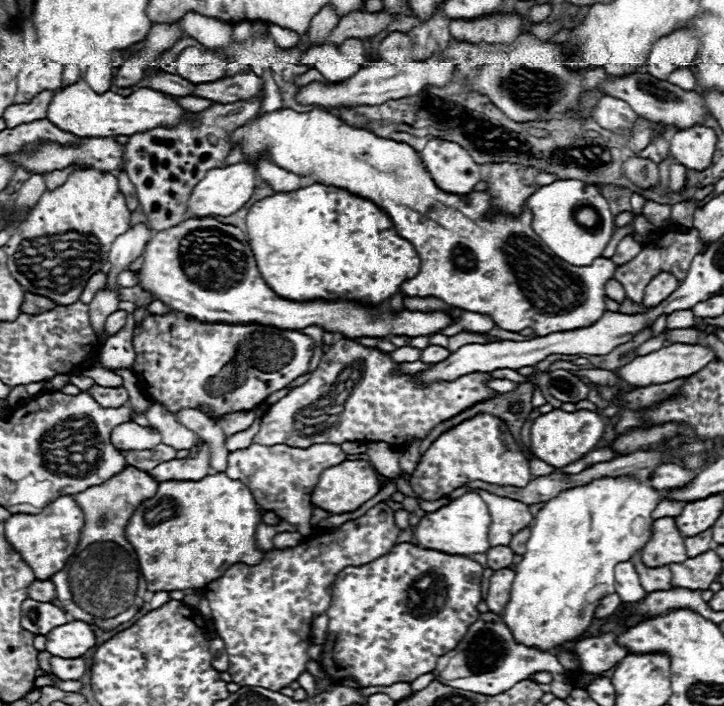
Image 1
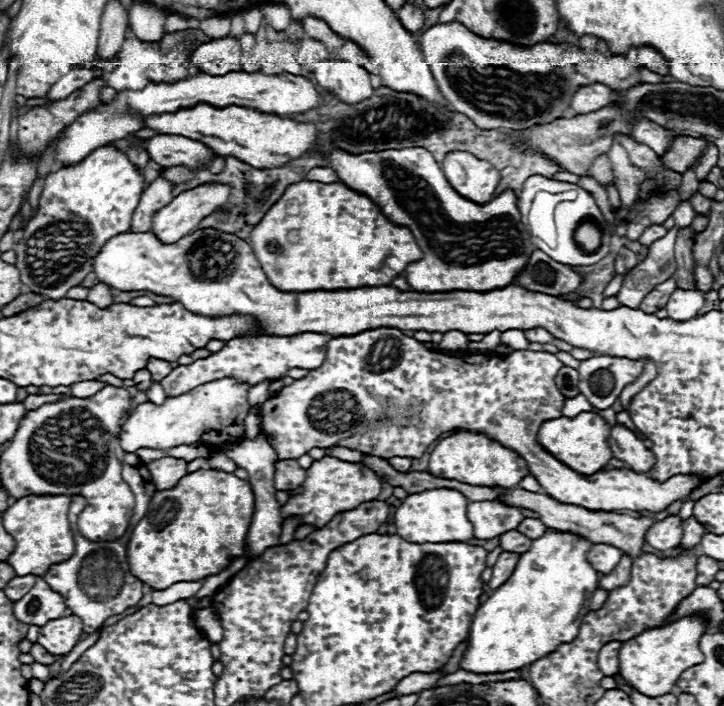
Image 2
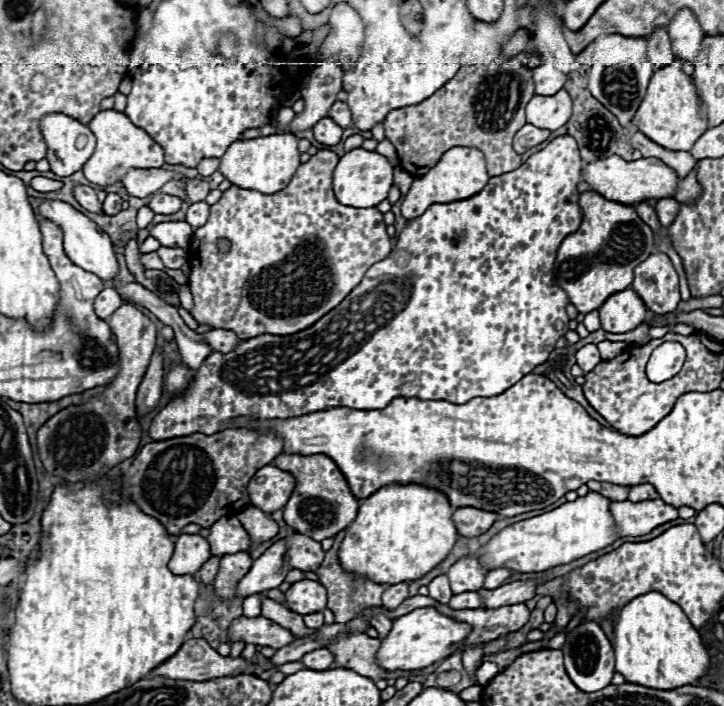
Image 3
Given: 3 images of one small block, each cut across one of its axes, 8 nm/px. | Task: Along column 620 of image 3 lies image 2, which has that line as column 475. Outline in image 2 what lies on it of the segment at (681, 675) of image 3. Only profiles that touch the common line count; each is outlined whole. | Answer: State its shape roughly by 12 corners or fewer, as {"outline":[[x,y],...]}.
{"outline":[[552,532],[482,602],[460,670],[520,670],[578,636],[592,546]]}

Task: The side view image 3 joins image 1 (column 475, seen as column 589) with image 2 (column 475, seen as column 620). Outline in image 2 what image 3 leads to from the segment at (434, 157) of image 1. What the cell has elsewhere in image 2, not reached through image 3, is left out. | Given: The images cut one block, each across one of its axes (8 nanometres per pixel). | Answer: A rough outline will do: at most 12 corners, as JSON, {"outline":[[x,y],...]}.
{"outline":[[450,152],[450,186],[476,204],[490,202],[500,172],[468,152]]}

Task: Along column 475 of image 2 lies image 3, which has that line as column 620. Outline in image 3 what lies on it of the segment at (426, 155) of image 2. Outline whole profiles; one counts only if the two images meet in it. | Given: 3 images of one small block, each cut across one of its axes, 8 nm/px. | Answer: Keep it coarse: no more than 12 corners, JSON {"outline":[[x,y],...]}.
{"outline":[[582,192],[554,280],[578,312],[632,284],[654,252],[634,206]]}

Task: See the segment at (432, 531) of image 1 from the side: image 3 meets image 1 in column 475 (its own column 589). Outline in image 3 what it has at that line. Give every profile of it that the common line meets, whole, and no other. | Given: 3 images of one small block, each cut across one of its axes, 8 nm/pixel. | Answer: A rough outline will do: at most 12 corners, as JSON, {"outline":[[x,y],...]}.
{"outline":[[598,492],[506,526],[476,556],[544,572],[618,538]]}

